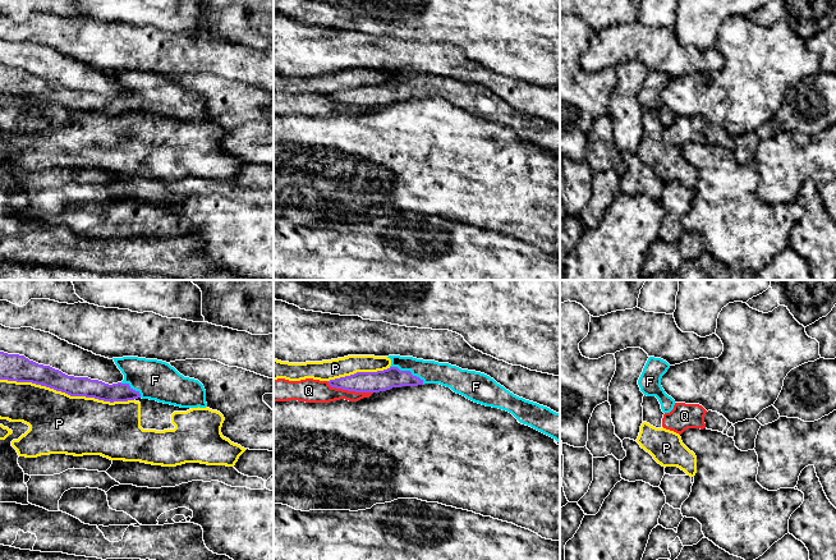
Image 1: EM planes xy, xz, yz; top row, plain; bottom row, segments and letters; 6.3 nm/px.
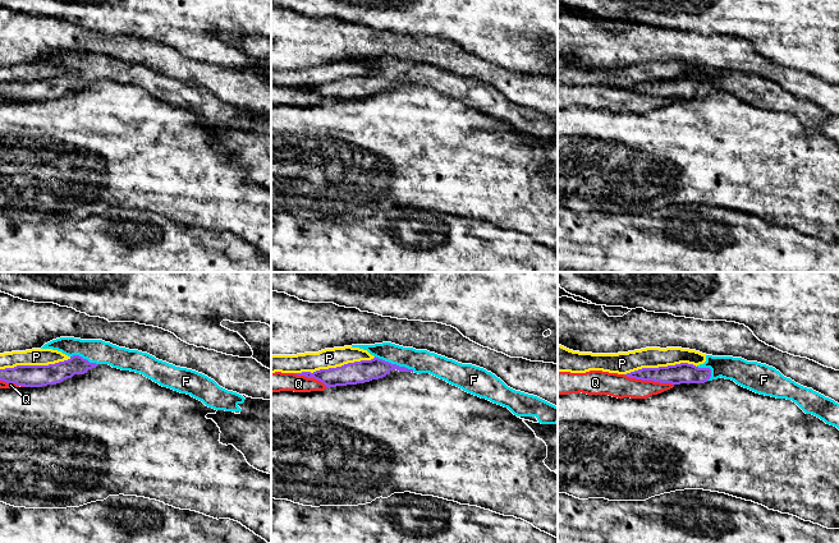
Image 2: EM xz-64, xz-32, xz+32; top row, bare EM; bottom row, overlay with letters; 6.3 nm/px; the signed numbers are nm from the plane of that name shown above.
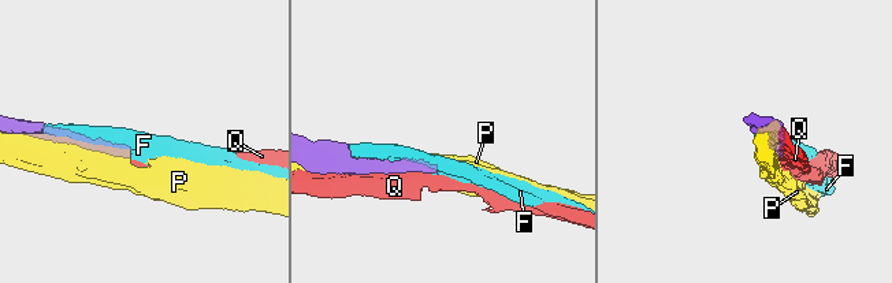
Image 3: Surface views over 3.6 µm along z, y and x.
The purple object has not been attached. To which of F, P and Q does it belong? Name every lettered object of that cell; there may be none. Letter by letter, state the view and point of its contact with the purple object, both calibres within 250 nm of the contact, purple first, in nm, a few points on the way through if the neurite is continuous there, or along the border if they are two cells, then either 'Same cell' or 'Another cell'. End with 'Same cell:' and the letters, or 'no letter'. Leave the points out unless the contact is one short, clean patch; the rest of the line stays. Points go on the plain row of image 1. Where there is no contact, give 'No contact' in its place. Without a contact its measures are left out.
F: Touches purple at xz (408, 85). Thickness 130 nm (purple) against 140 nm. Same cell
P: Touches purple at xy (67, 106). Thickness 130 nm (purple) against 380 nm. Another cell
Q: Touches purple at xz (349, 104). Thickness 130 nm (purple) against 150 nm. Another cell
Same cell: F

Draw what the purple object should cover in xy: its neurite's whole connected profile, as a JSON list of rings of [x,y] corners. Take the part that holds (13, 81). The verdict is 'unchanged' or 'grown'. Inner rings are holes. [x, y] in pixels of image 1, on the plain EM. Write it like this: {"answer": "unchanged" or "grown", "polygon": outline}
{"answer": "grown", "polygon": [[[0,65],[0,93],[32,96],[65,106],[70,110],[95,111],[110,116],[128,115],[142,111],[180,121],[207,120],[206,104],[203,98],[198,93],[184,91],[169,77],[138,70],[123,70],[112,73],[124,88],[124,93],[121,96],[109,98],[98,93],[91,93],[88,91],[68,89],[50,79],[43,79],[29,74],[24,69]]]}

